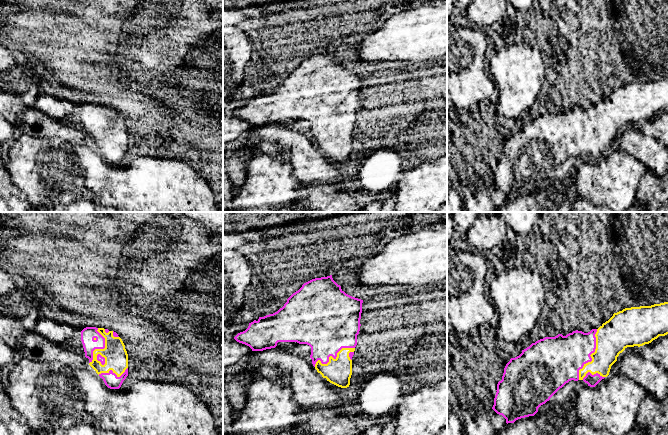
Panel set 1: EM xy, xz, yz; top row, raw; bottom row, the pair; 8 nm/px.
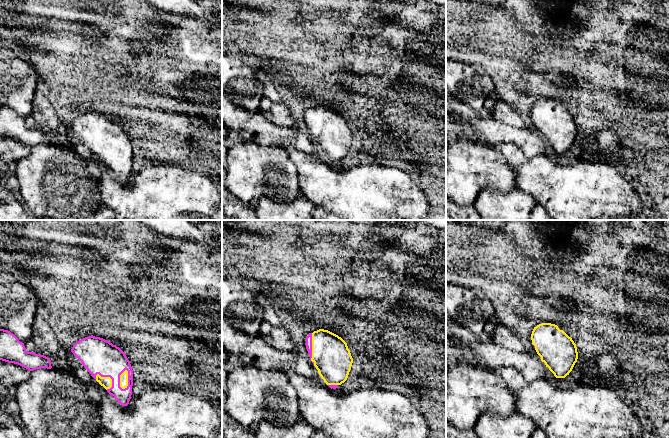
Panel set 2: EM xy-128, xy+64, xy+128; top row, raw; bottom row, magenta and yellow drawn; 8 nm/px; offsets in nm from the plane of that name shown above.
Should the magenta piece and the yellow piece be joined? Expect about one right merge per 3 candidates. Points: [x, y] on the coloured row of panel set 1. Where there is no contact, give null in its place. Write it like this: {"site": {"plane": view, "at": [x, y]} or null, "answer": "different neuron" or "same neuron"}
{"site": {"plane": "yz", "at": [590, 354]}, "answer": "same neuron"}

